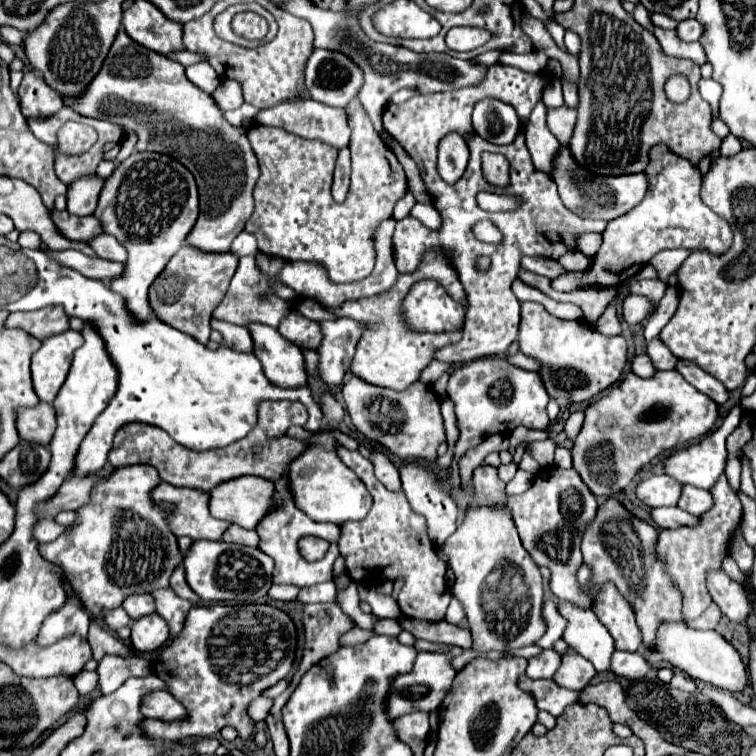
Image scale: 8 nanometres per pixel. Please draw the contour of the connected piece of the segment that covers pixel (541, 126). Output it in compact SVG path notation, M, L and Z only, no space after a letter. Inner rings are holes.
M539 103L537 109L533 109L525 125L525 137L527 137L527 147L531 151L533 165L537 167L537 171L551 175L555 169L555 159L561 151L561 143L555 139L555 135L547 127L545 111L547 109L543 103Z

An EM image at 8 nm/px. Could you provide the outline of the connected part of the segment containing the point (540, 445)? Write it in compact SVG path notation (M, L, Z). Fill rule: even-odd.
M561 432L557 437L549 437L549 439L545 439L545 441L535 441L535 443L531 443L533 453L535 453L533 457L539 461L541 467L553 465L553 451L555 451L555 447L557 447L563 439L566 439L566 436L564 432Z

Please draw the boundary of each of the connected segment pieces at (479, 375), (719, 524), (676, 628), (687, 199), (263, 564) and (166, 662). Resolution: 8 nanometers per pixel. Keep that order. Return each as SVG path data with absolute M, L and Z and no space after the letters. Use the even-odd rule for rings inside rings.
M483 357L463 363L451 373L447 395L455 403L457 427L461 431L455 447L455 459L447 469L447 483L451 489L459 485L457 461L467 449L479 445L493 433L509 433L517 425L525 425L527 429L547 429L549 425L545 409L549 395L545 391L541 375L515 367L505 357Z
M725 475L717 481L711 493L713 493L715 505L711 511L703 515L701 525L681 527L681 529L663 529L657 543L657 553L661 555L661 559L665 559L665 563L669 563L669 573L673 575L673 581L683 593L685 621L697 619L711 605L709 591L705 587L705 571L711 571L713 567L721 567L721 559L729 549L729 541L743 513L743 505L739 497L731 491Z
M665 623L665 627L657 631L657 639L653 645L665 661L685 671L691 679L711 683L731 693L743 693L749 687L747 669L743 665L739 651L717 631L697 631L687 627L685 623Z
M659 143L655 147L651 147L649 151L649 163L645 169L647 181L649 181L649 191L645 195L645 199L633 207L633 211L613 219L607 223L603 235L603 243L599 247L599 251L593 255L589 269L585 271L569 271L559 275L557 279L551 281L551 287L555 291L575 291L575 289L583 289L583 287L621 287L623 283L627 283L643 265L647 265L659 251L665 249L693 249L693 251L713 251L715 255L719 255L721 251L729 249L731 243L731 233L729 233L729 225L725 223L725 219L721 219L717 213L713 213L699 197L699 189L701 189L701 173L699 167L689 163L685 157L675 155L667 145Z
M195 541L185 555L185 571L189 587L203 601L249 601L265 597L271 587L273 559L261 549L225 543L225 541Z
M211 603L191 607L185 631L159 653L159 667L169 675L169 693L187 707L189 719L185 723L145 719L145 735L155 739L211 737L225 725L233 725L241 737L249 737L253 721L247 715L247 705L291 671L295 645L297 639L291 619L271 605L229 607Z

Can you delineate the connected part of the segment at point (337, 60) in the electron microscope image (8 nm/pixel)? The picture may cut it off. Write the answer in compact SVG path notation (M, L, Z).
M315 49L307 61L305 83L311 99L331 107L345 107L359 95L363 71L351 57L339 51Z

